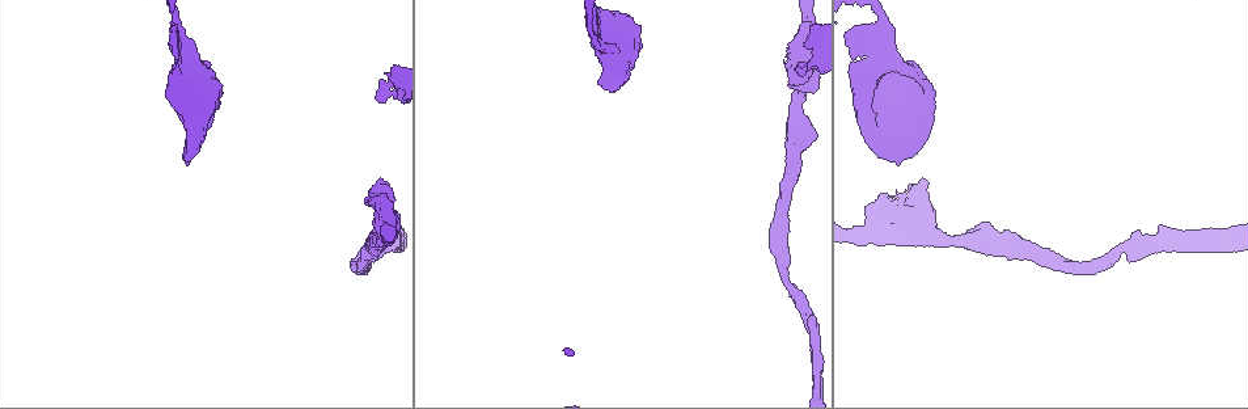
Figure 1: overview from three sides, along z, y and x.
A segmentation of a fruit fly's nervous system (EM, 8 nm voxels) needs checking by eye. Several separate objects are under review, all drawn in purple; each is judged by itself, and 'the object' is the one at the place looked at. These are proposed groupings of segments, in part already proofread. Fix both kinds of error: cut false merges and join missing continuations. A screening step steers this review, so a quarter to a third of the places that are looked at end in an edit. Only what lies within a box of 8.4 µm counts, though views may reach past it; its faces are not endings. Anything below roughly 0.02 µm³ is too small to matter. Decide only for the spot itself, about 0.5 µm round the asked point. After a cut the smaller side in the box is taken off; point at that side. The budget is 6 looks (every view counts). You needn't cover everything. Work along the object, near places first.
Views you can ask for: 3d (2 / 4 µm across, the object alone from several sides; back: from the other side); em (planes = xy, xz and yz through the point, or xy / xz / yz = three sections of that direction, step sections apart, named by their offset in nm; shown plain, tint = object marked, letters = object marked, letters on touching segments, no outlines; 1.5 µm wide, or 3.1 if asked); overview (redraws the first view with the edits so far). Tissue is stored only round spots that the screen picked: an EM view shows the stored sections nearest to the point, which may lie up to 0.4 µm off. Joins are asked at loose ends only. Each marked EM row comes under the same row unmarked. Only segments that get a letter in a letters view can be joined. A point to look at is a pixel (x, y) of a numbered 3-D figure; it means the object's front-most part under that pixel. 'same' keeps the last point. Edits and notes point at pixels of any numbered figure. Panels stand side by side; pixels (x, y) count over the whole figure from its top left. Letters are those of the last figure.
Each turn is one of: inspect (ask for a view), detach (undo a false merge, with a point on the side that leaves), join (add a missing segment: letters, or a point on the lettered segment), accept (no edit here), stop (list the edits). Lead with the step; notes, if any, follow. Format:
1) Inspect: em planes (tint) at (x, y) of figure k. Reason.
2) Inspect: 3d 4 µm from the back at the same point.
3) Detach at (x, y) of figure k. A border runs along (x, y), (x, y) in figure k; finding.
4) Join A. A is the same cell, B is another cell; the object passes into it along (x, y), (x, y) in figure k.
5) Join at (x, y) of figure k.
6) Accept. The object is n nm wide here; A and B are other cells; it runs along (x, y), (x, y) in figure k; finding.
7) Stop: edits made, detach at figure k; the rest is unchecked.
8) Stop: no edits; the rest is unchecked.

Inspect: 3d 4 µm at (596, 12) of figure 1. Sharp bend.

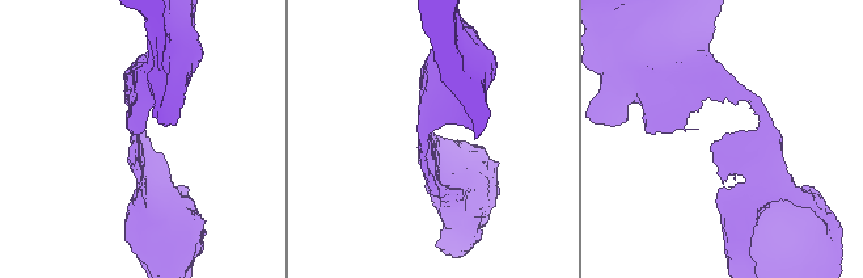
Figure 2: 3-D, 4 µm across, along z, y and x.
Inspect: em planes (letters) at (131, 139) of figure 2.

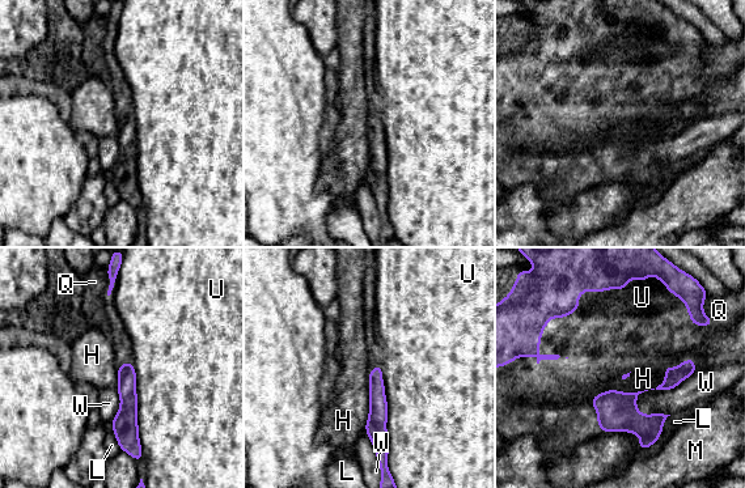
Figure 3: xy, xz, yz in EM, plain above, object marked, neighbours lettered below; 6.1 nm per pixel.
Accept. H, L, M, Q, U and W are other cells; it runs along (128, 365), (127, 440), (130, 449) in figure 3; all the same neuron.

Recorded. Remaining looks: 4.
Inspect: 3d 4 µm at (380, 100) of figure 1.

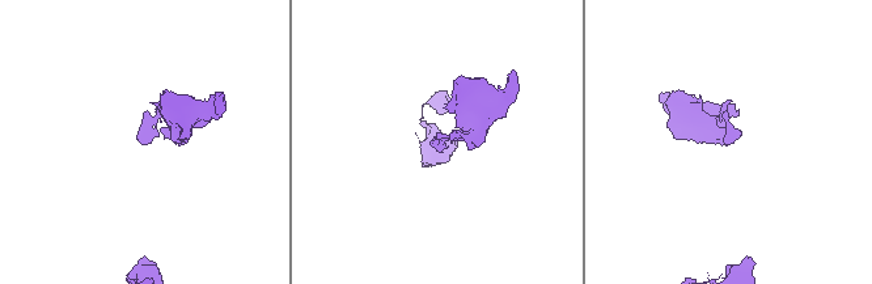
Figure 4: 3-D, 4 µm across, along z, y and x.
Inspect: em xy step 4 (tint) at (142, 142) of figure 4.

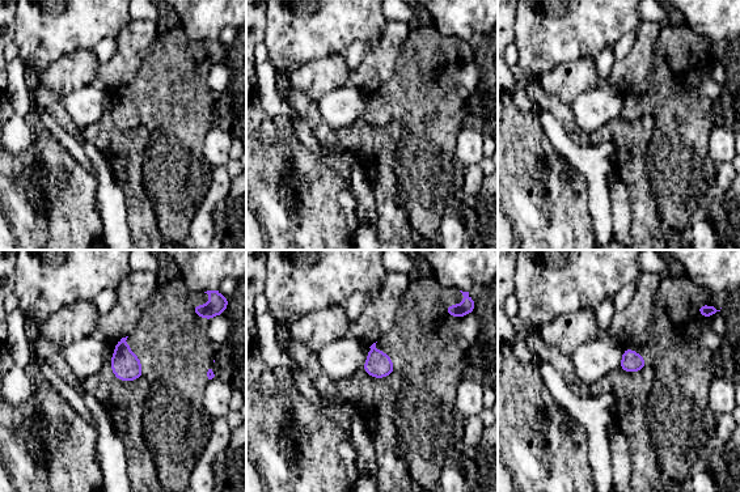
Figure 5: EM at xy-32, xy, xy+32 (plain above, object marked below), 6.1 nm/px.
Inspect: em planes (letters) at the same point. Cut it another way.

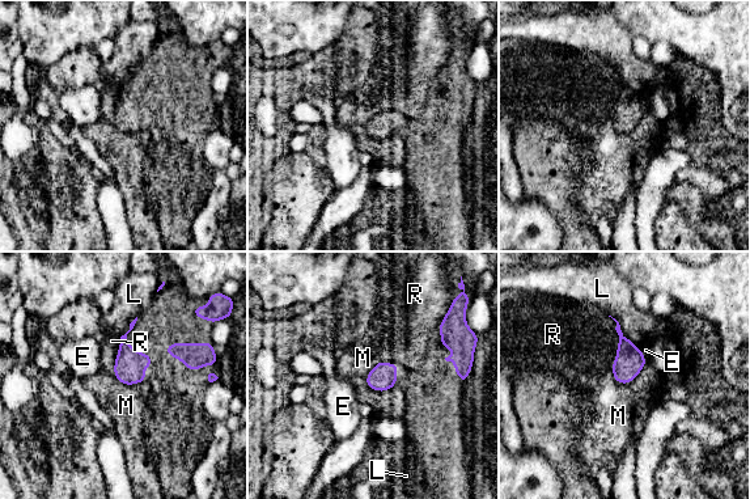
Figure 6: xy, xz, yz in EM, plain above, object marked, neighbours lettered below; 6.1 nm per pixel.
Accept. E, L, M and R are other cells; a border runs along (380, 360), (367, 385), (384, 392) in figure 6; no lettered segment goes on from it.

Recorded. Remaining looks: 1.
Stop: no edits; the rest is unchecked.

